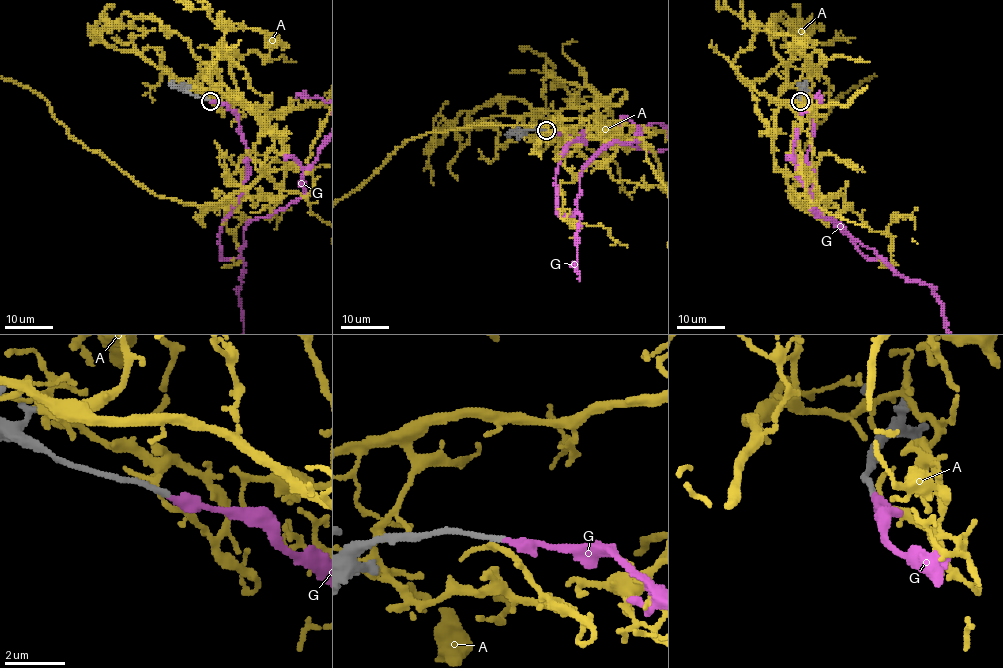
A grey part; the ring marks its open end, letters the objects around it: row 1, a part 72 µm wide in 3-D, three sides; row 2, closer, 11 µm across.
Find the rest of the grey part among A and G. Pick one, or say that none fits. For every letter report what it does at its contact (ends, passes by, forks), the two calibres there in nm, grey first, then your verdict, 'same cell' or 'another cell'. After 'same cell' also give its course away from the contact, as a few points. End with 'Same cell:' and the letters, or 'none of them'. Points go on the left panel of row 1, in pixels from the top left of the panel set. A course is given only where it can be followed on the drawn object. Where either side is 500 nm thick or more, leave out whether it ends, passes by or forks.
A: it passes by; calibres 180 and 170 nm; another cell
G: it ends; calibres 160 and 300 nm; same cell
Same cell: G

